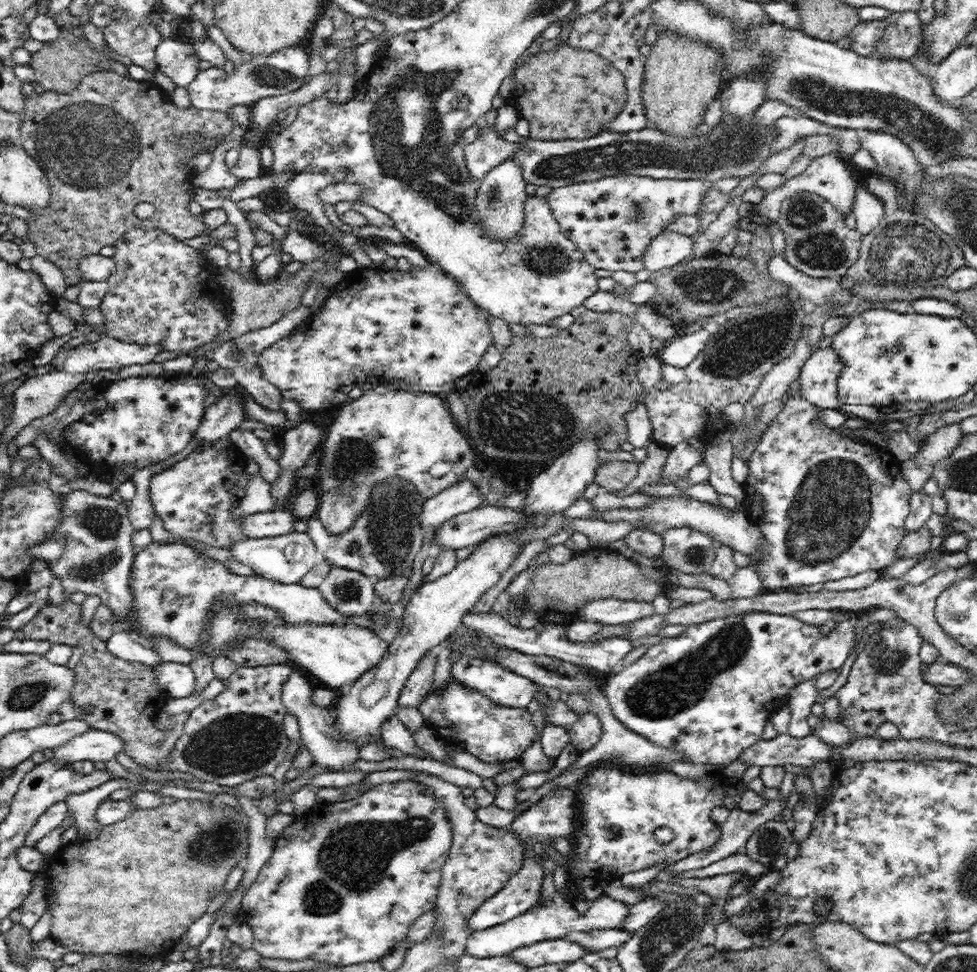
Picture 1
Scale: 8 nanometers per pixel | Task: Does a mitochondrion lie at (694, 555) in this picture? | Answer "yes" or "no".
yes

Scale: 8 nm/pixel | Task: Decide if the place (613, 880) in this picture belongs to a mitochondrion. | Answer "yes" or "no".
no

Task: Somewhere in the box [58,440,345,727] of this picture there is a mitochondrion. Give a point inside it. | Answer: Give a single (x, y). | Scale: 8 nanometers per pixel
(105, 524)

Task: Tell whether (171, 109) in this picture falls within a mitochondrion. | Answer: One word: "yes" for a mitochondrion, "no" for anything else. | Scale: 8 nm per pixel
no

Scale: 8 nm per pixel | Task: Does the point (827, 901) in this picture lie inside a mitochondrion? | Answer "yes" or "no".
no

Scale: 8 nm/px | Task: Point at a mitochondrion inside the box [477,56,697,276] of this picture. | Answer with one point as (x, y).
(636, 211)

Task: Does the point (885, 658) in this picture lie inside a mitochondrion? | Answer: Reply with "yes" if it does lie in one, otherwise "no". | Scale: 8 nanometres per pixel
yes

